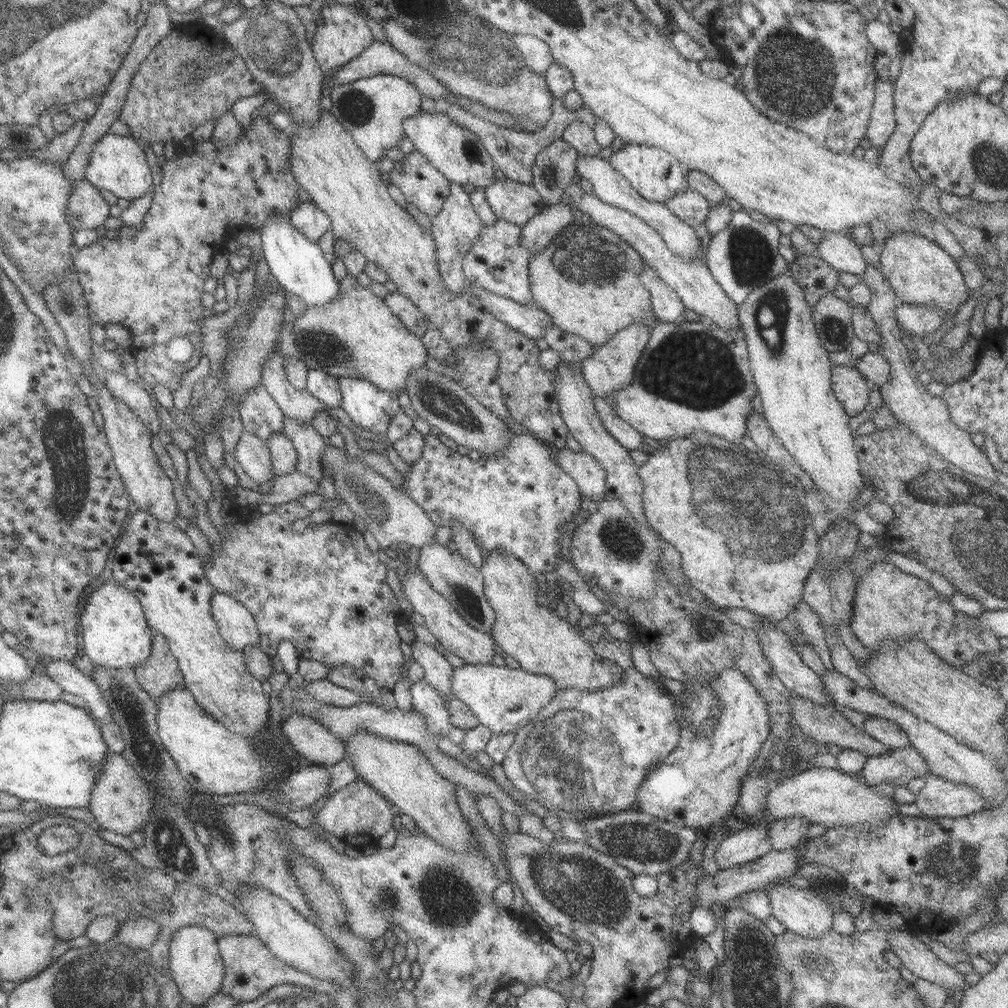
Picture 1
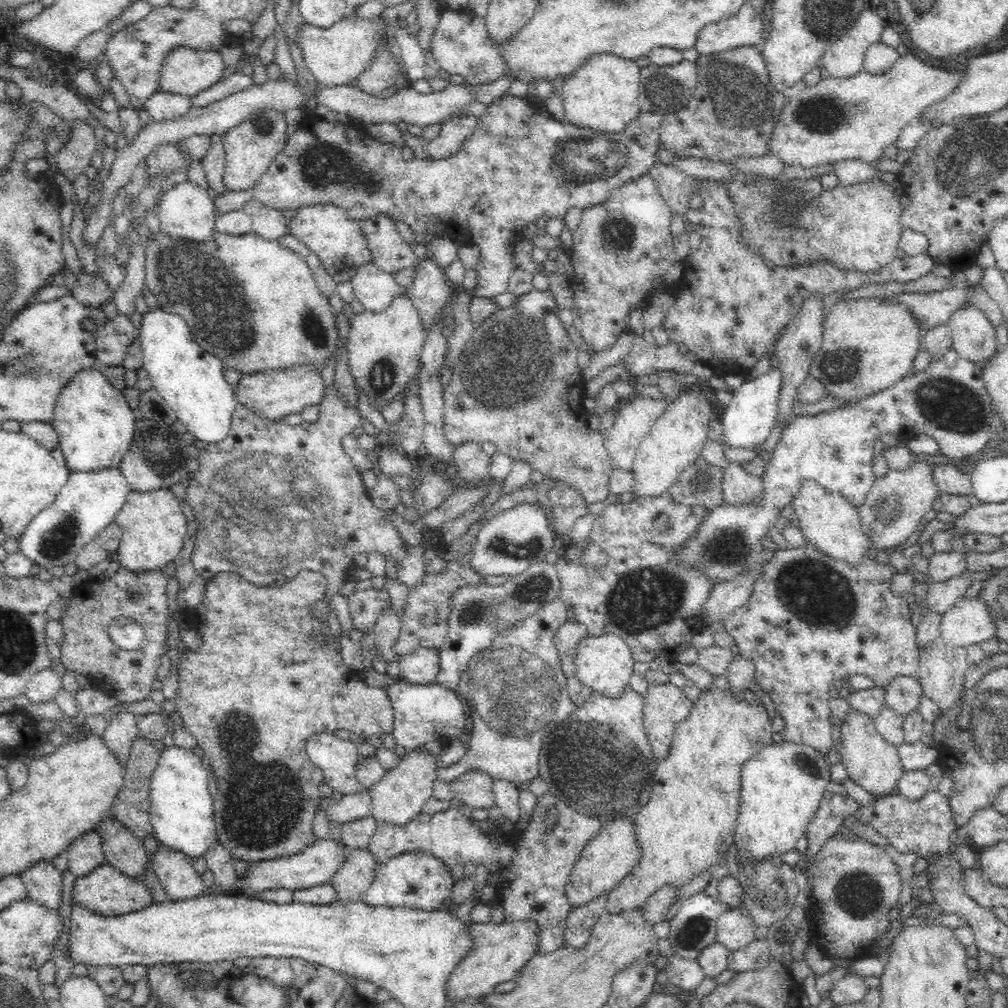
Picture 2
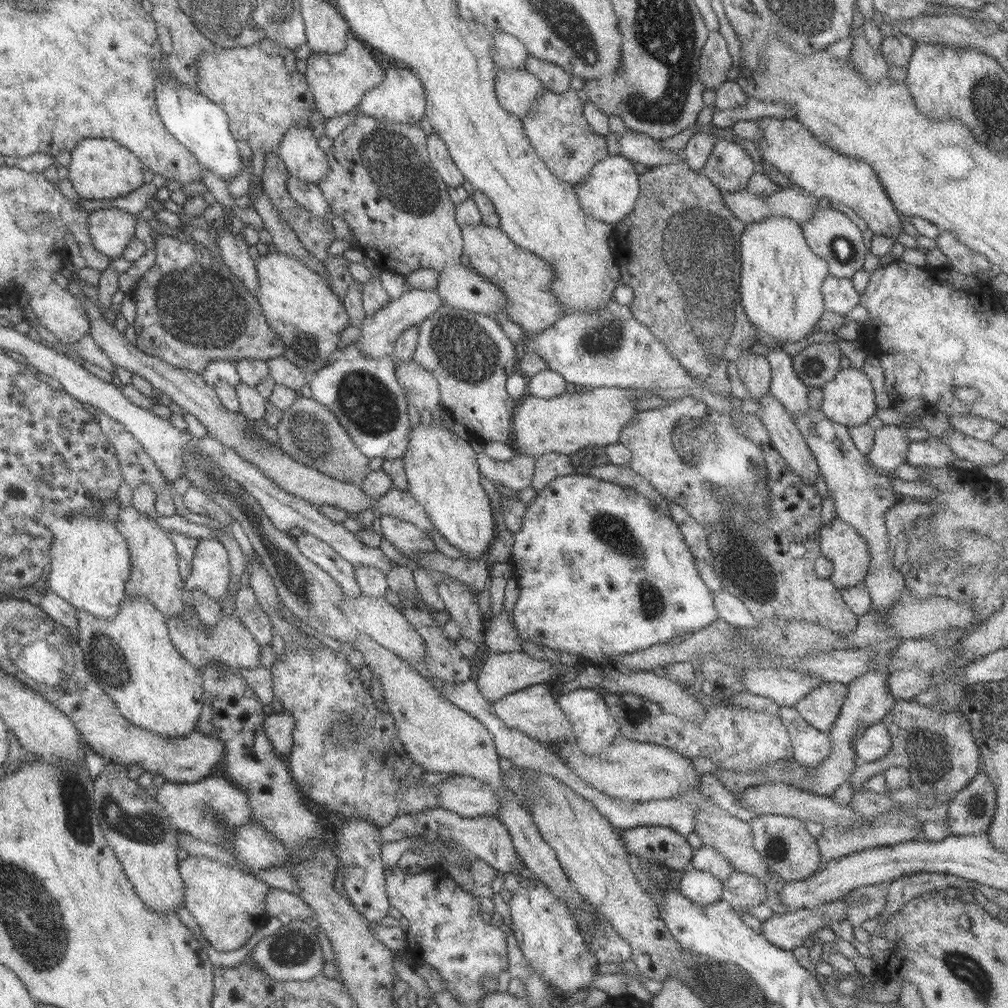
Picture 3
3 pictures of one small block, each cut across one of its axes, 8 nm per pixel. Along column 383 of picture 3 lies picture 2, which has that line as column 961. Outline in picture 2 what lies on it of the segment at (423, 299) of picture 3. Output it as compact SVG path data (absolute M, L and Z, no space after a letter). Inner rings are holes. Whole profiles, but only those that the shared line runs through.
M964 304L952 313L948 322L953 338L953 349L964 359L973 363L991 359L996 354L996 327L974 304Z

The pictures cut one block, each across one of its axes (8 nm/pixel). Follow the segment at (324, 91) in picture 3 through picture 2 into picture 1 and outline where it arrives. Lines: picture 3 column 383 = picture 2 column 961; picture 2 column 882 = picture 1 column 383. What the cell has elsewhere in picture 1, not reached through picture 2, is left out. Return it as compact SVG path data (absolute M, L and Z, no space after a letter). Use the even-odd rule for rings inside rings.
M388 73L332 86L330 113L352 135L354 142L372 161L386 157L384 150L398 146L398 140L405 136L404 121L418 116L423 110L420 99L423 94L405 78Z

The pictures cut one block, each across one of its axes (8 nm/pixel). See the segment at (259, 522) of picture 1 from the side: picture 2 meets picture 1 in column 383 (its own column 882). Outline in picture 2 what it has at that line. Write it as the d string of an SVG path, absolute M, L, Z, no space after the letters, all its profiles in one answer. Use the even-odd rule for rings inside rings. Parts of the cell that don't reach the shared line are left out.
M808 543L797 548L778 548L762 566L747 604L736 608L734 614L721 622L738 646L739 654L754 661L754 680L764 694L770 696L775 710L785 720L783 741L810 746L824 756L837 748L836 729L829 719L828 691L834 680L864 674L879 687L885 687L898 676L922 676L920 664L924 648L917 645L917 628L910 621L910 603L906 595L900 596L890 588L896 574L898 571L892 563L878 562L867 554L857 565L850 565Z

